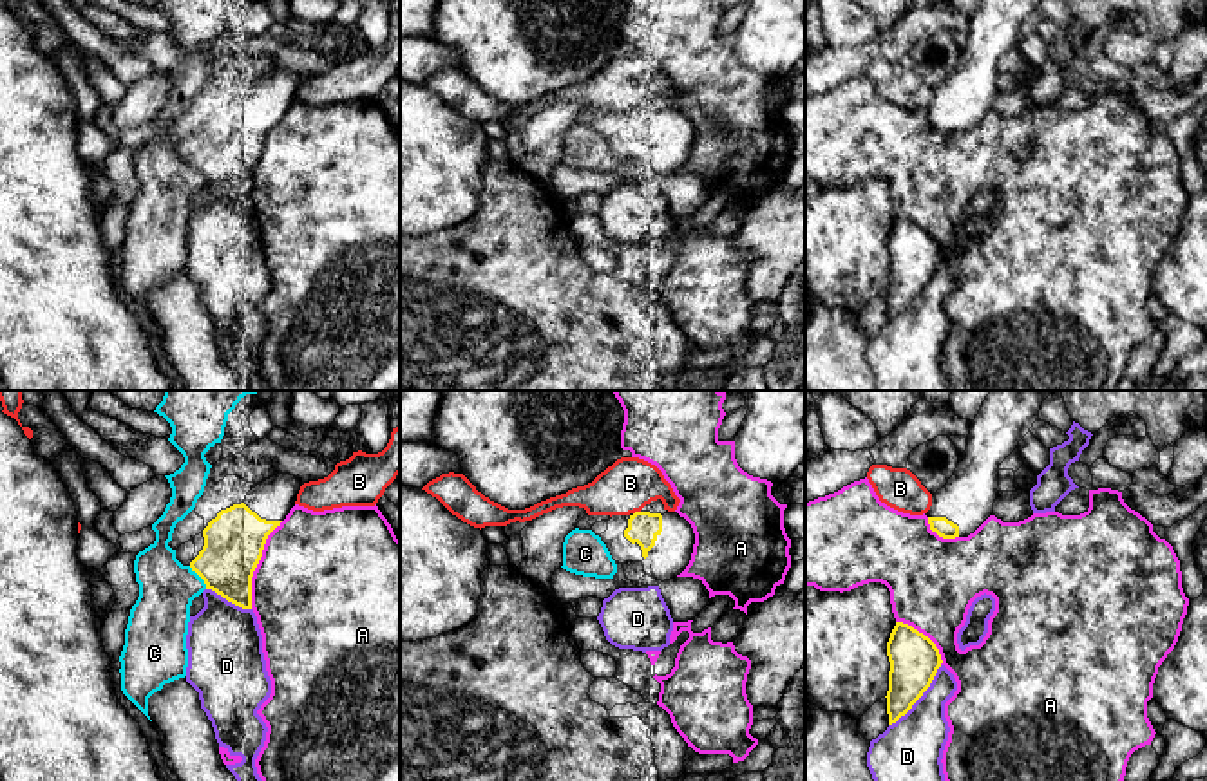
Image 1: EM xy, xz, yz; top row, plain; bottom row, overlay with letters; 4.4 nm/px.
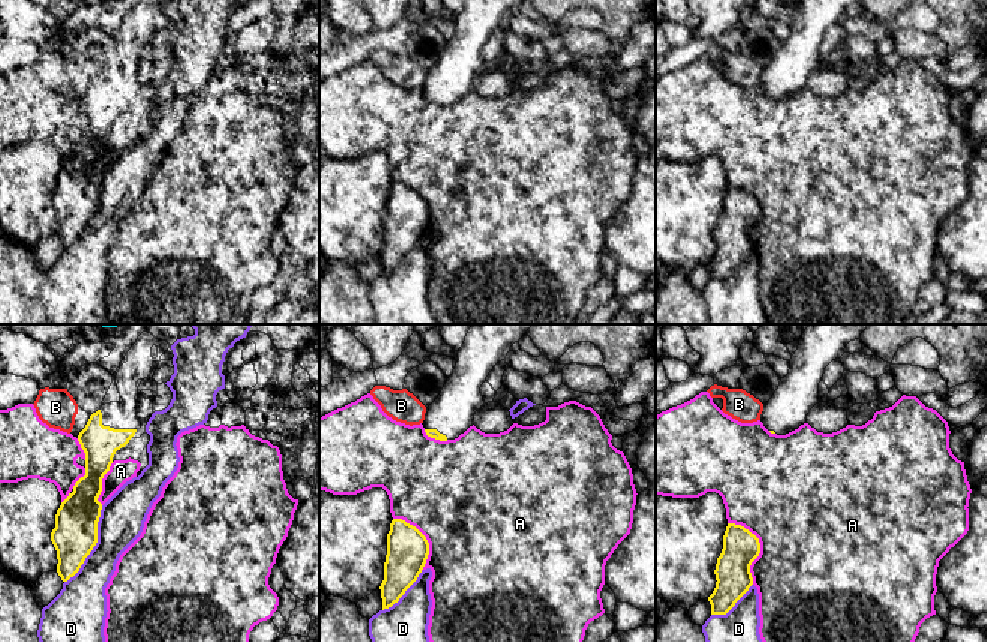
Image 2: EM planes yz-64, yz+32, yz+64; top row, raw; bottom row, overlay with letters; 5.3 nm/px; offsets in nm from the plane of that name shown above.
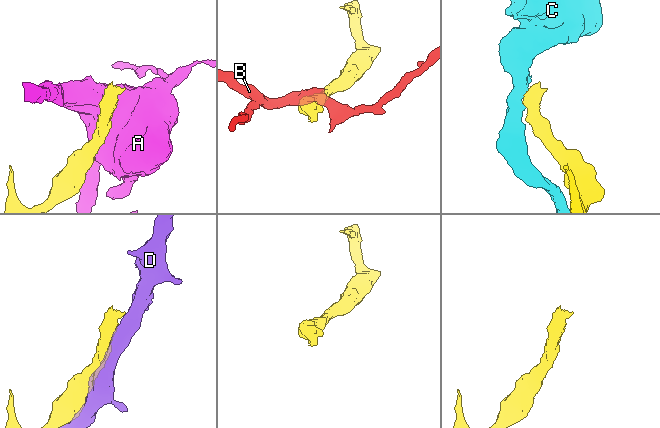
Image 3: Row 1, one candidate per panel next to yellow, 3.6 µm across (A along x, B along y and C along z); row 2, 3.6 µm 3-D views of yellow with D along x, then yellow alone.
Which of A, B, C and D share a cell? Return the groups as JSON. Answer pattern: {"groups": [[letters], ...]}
{"groups": [["A"], ["B"], ["C"], ["D"]]}

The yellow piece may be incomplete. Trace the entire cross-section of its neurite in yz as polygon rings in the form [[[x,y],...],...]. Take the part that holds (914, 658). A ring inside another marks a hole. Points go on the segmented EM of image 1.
[[[896,622],[887,642],[890,662],[887,714],[889,725],[905,716],[930,687],[943,660],[936,644],[908,624]]]

